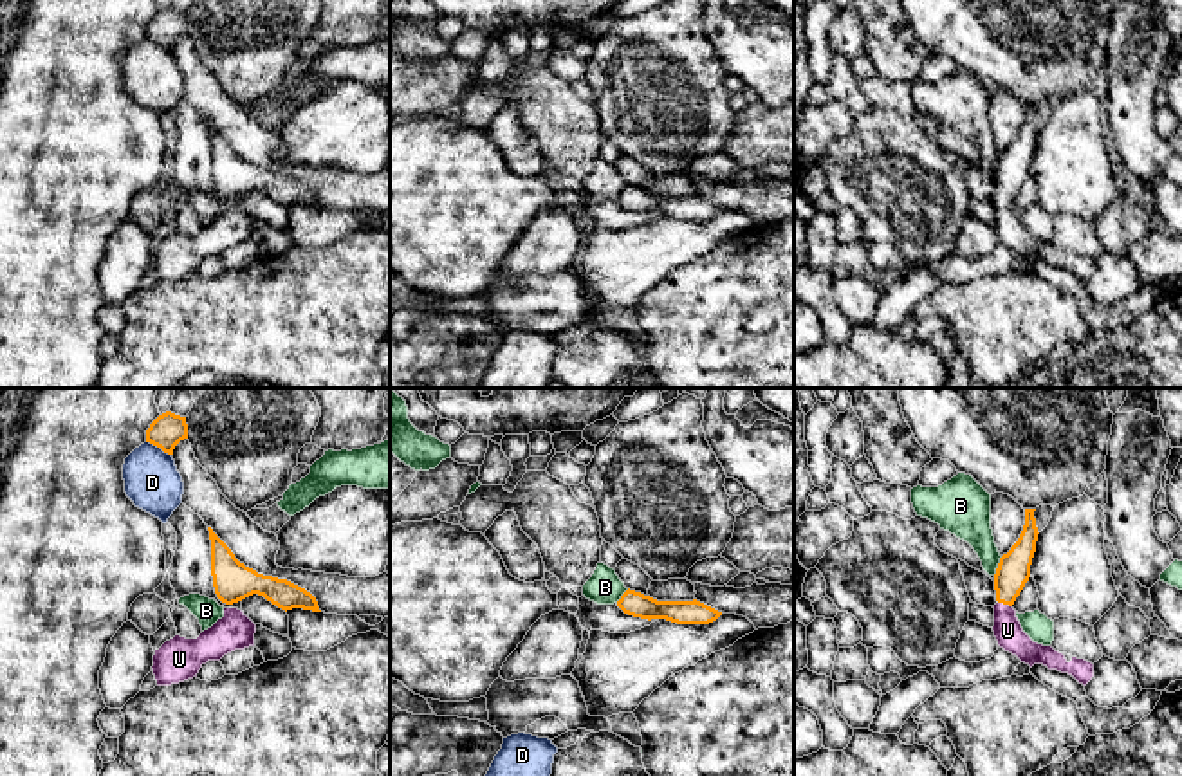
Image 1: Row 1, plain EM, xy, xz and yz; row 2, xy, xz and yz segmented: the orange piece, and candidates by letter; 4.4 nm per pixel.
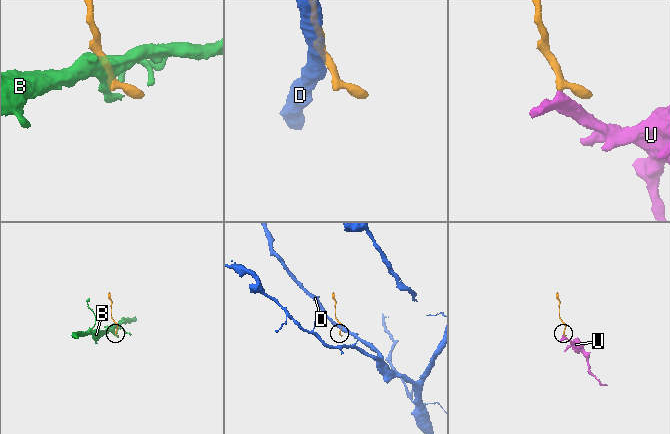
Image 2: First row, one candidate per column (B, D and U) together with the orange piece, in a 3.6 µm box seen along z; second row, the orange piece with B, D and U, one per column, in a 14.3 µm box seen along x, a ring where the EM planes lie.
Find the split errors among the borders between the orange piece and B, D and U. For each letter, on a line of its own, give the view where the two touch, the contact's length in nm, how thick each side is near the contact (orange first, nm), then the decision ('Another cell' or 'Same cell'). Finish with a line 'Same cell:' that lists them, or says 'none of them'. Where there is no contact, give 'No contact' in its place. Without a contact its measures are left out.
B: Touches orange in yz. Shared border 100 nm. Thickness 150 nm (orange) against 190 nm. Another cell
D: Touches orange in xy. Shared border 130 nm. Thickness 150 nm (orange) against 240 nm. Another cell
U: Touches orange in yz. Shared border 70 nm. Thickness 150 nm (orange) against 130 nm. Same cell
Same cell: U

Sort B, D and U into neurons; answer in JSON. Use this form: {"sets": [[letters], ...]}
{"sets": [["B"], ["D"], ["U"]]}

